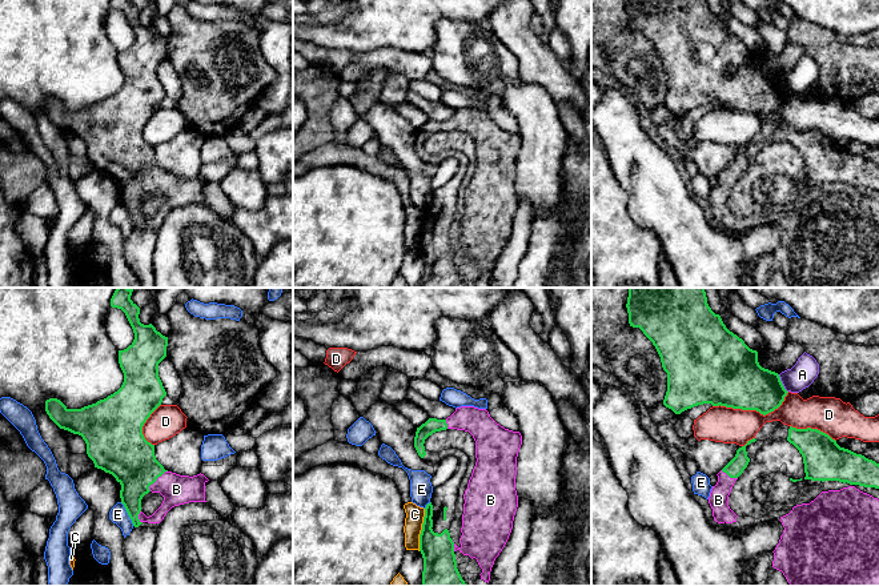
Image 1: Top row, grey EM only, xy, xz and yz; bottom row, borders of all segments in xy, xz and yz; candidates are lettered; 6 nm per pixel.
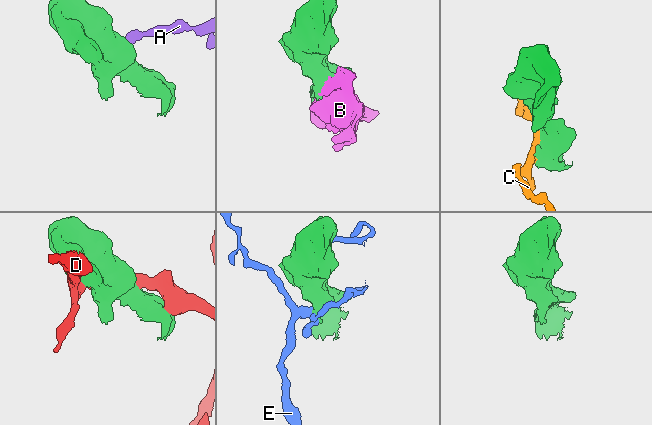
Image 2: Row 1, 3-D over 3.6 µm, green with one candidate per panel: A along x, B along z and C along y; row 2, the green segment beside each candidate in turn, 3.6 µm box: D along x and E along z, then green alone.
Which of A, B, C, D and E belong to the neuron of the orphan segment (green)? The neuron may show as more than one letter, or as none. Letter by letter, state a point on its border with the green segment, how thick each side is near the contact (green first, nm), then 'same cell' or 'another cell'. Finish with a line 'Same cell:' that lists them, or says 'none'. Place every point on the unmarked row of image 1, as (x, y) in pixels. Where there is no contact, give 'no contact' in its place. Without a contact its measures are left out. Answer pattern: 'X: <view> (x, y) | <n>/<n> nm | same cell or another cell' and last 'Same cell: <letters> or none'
A: yz (782, 85) | 320/160 nm | another cell
B: xy (156, 181) | 300/180 nm | same cell
C: xz (421, 232) | 200/110 nm | another cell
D: yz (753, 111) | 380/220 nm | another cell
E: xy (128, 216) | 220/110 nm | another cell
Same cell: B

